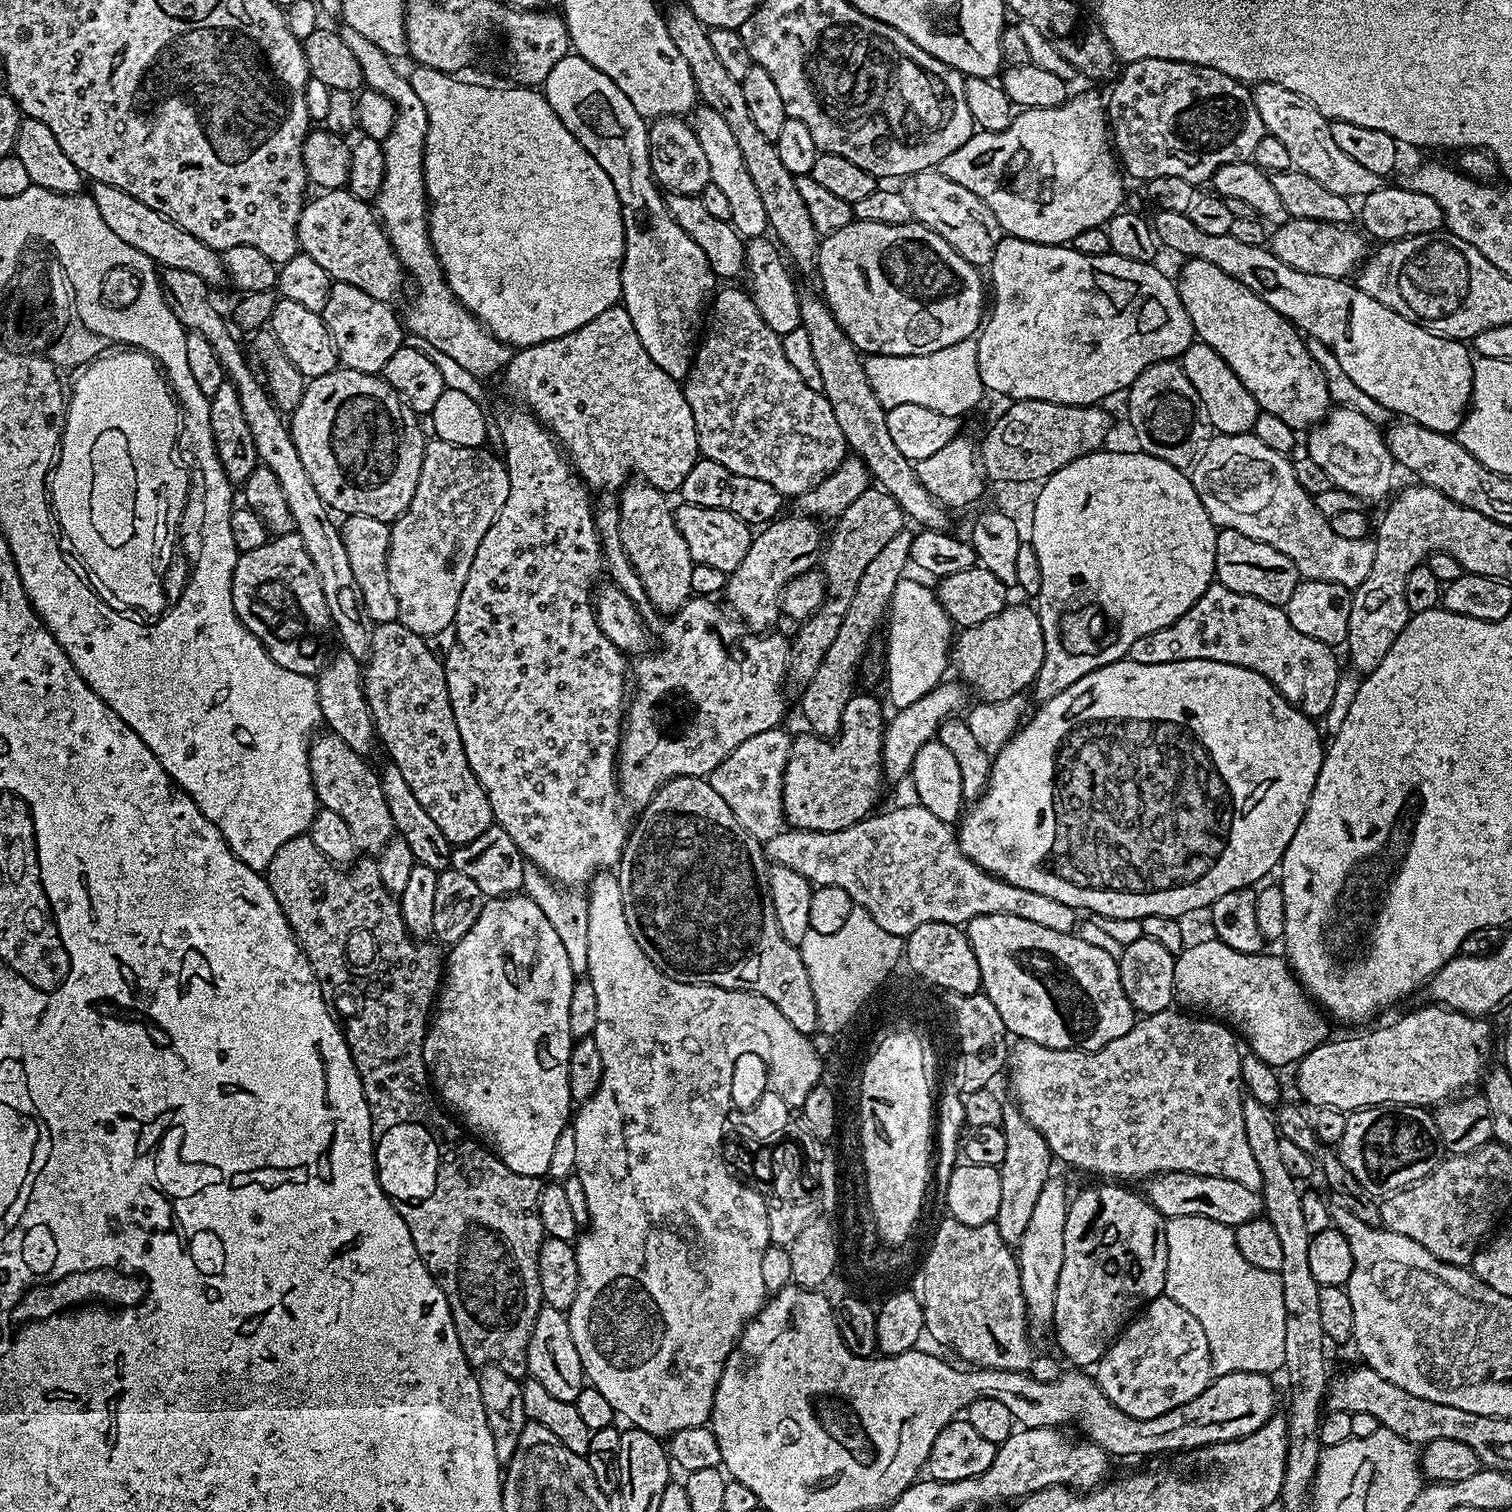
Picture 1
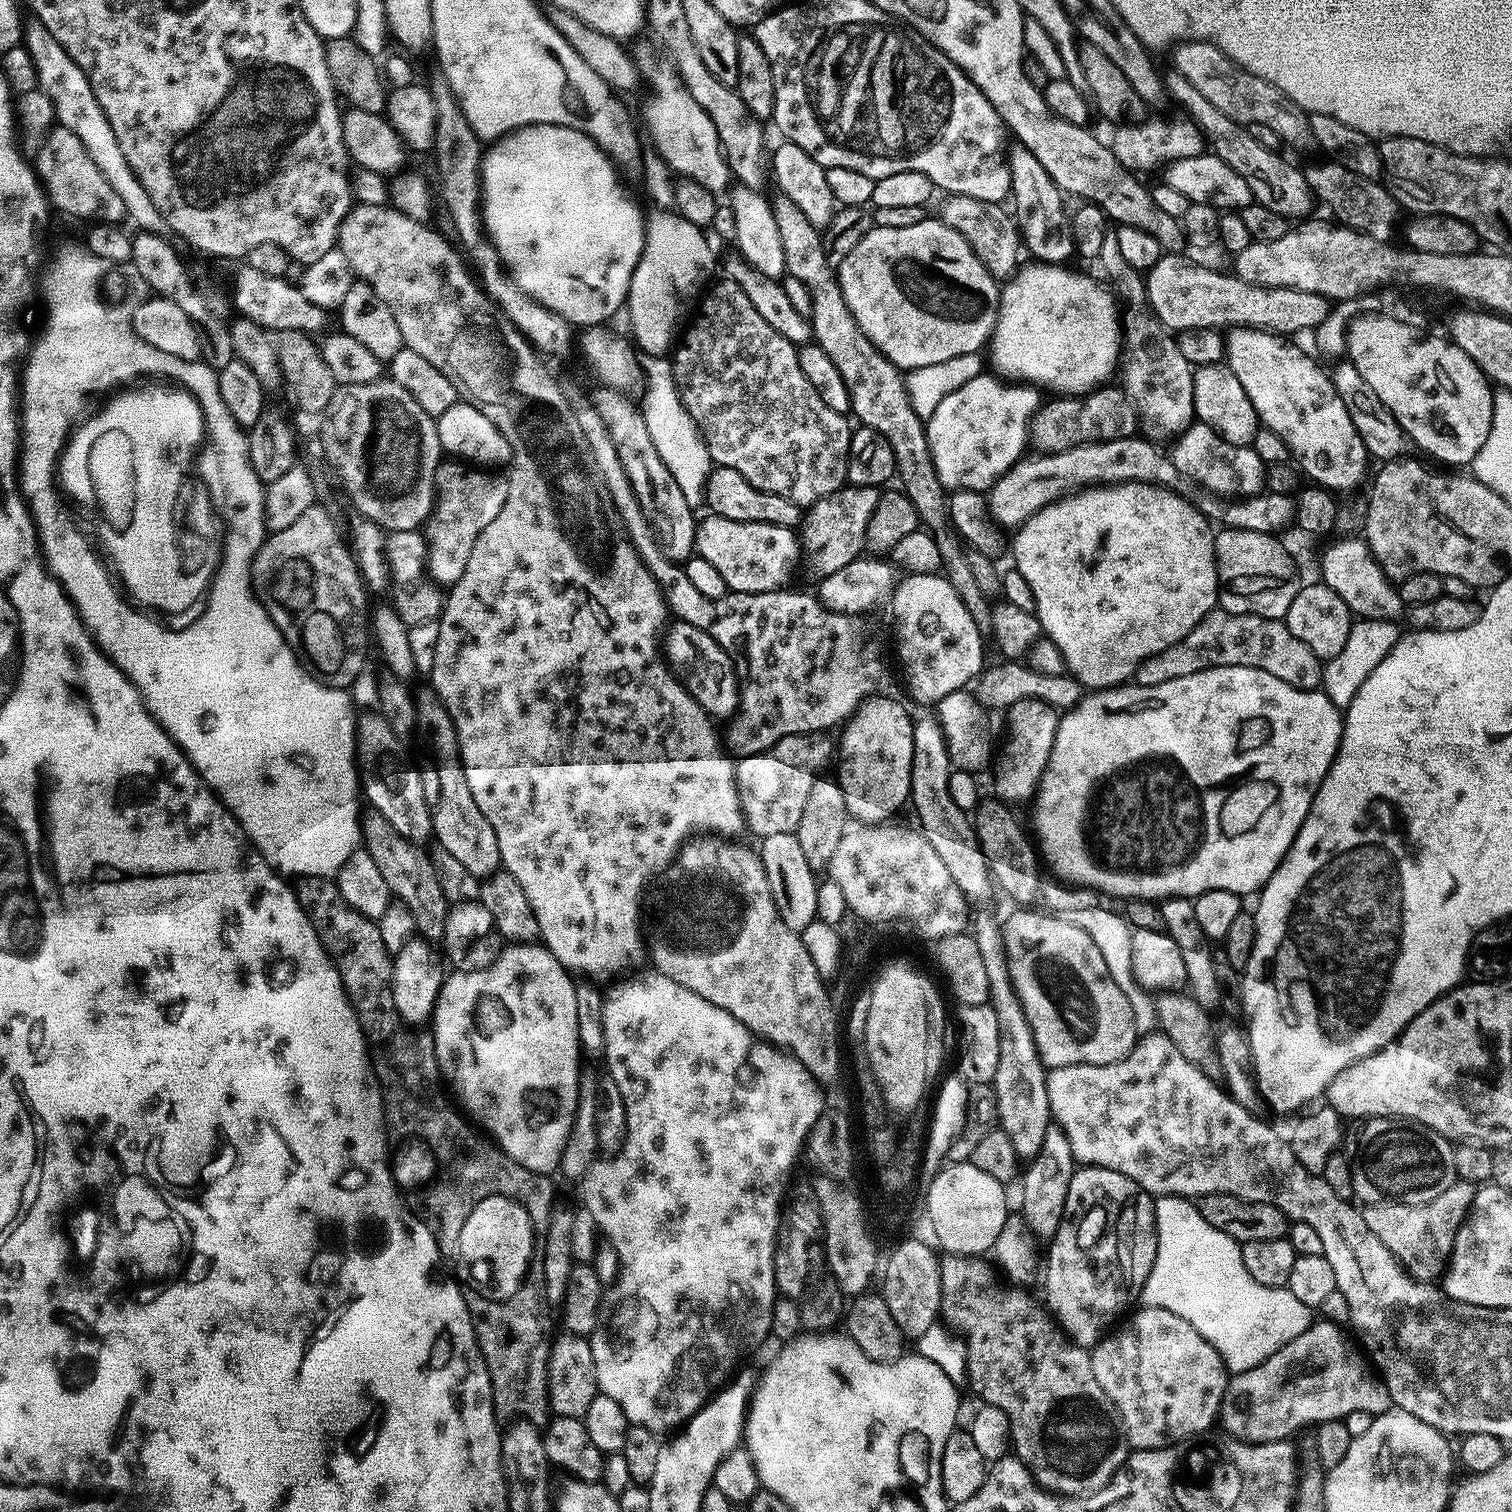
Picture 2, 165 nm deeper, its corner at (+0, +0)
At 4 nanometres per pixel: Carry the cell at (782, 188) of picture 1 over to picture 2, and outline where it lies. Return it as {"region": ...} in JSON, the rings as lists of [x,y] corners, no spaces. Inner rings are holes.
{"region":[[[776,194],[776,197],[771,197],[770,203],[774,222],[778,222],[778,234],[782,237],[787,275],[798,278],[798,282],[802,282],[802,286],[806,286],[810,294],[812,340],[818,346],[822,346],[822,350],[826,350],[830,362],[834,362],[834,366],[842,374],[852,403],[851,415],[853,417],[856,415],[863,427],[872,428],[890,442],[896,454],[895,475],[897,477],[900,475],[900,480],[904,483],[902,491],[910,498],[920,524],[936,540],[946,579],[952,583],[959,598],[968,609],[979,610],[978,608],[984,607],[987,609],[989,599],[978,590],[973,572],[966,562],[965,549],[961,541],[950,531],[948,512],[950,496],[934,470],[931,450],[928,448],[926,424],[912,408],[912,402],[908,397],[908,385],[901,369],[884,357],[851,313],[850,306],[846,304],[846,298],[840,289],[837,273],[830,266],[824,253],[821,229],[812,224],[810,218],[806,218],[806,214],[787,196]]]}

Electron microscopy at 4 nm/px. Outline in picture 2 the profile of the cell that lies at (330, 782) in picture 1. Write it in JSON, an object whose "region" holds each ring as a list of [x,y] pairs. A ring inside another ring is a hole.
{"region":[[[369,811],[367,815],[368,817],[363,817],[362,820],[362,847],[370,854],[370,858],[374,858],[374,863],[381,871],[382,878],[386,878],[389,893],[395,899],[402,901],[414,913],[416,929],[426,940],[430,942],[443,941],[445,920],[448,917],[450,902],[442,890],[442,882],[438,882],[438,874],[432,865],[431,855],[421,845],[410,842],[398,830],[394,830],[394,826],[390,826],[390,822],[386,822],[386,818],[382,818],[382,814]]]}

